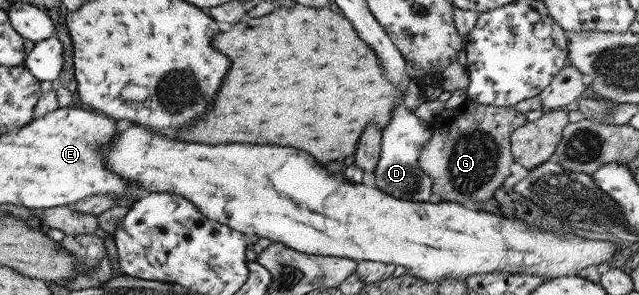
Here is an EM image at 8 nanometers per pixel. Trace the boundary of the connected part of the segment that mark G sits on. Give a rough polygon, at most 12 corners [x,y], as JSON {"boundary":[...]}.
{"boundary":[[512,106],[443,108],[420,149],[431,192],[490,200],[510,175]]}

